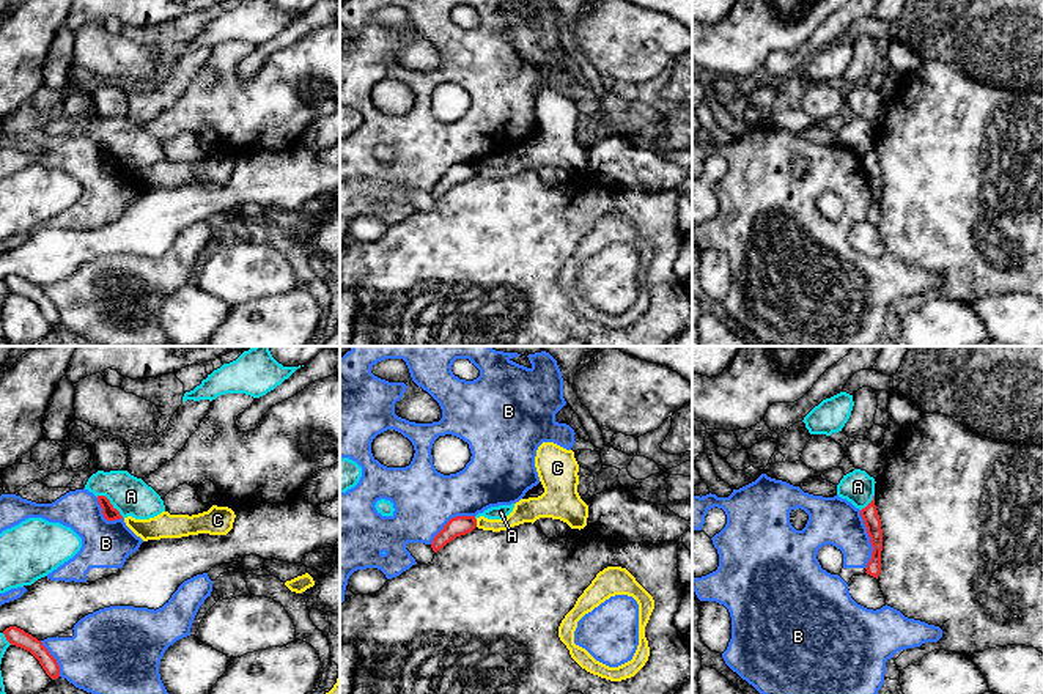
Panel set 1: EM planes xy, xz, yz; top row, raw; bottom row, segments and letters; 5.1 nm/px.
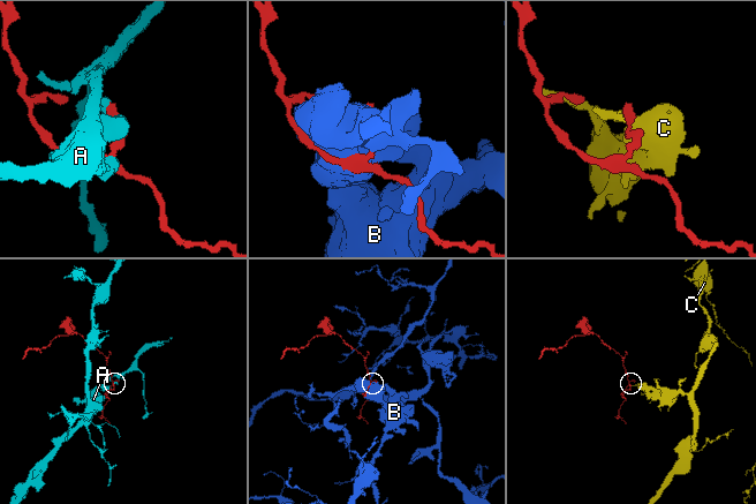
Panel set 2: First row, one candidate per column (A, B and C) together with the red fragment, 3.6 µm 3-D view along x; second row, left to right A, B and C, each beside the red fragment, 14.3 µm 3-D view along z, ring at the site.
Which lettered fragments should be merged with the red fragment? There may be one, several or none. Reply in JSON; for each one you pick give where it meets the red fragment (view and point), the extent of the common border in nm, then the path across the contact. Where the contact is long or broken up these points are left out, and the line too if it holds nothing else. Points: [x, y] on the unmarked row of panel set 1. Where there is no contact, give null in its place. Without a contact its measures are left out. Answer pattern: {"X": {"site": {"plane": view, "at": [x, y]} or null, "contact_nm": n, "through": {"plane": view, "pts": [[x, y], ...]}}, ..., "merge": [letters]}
{"merge": []}

